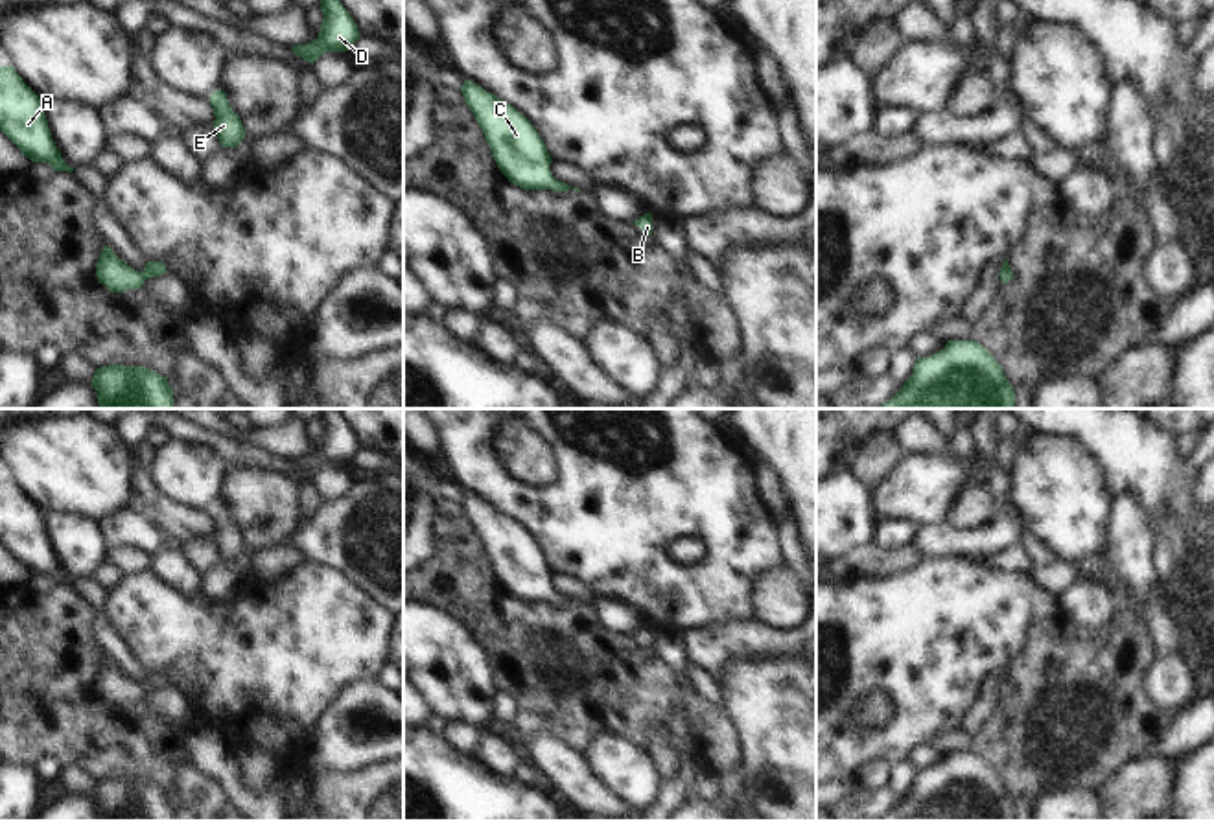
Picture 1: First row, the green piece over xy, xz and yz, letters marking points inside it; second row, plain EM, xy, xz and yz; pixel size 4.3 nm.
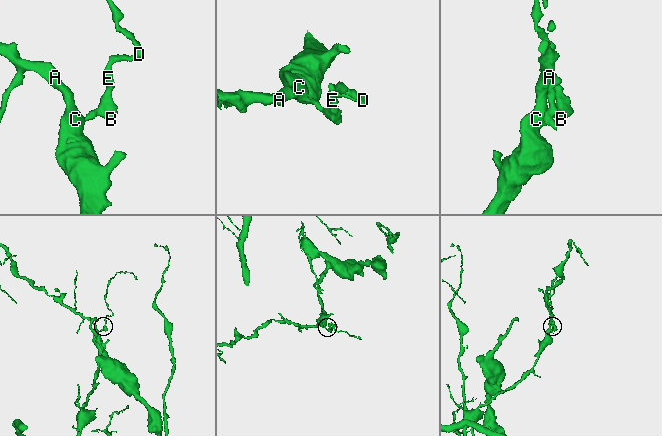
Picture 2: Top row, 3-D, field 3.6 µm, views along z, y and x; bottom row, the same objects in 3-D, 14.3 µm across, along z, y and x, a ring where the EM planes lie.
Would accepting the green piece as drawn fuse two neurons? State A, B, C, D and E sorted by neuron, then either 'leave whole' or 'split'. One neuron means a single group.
groups A B C D E; leave whole

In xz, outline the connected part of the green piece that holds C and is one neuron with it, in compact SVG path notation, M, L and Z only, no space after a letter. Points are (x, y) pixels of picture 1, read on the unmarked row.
M466 491L461 504L483 541L499 584L512 596L523 602L580 604L553 589L549 582L553 571L543 552L512 517Z

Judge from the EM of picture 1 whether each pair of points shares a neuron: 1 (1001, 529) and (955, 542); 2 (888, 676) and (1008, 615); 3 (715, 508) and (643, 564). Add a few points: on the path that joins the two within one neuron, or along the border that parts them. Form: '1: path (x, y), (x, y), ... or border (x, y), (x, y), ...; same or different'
1: path (990, 540), (966, 542); same
2: path (918, 647), (947, 624), (979, 619); same
3: path (695, 508), (688, 508), (653, 543); same

